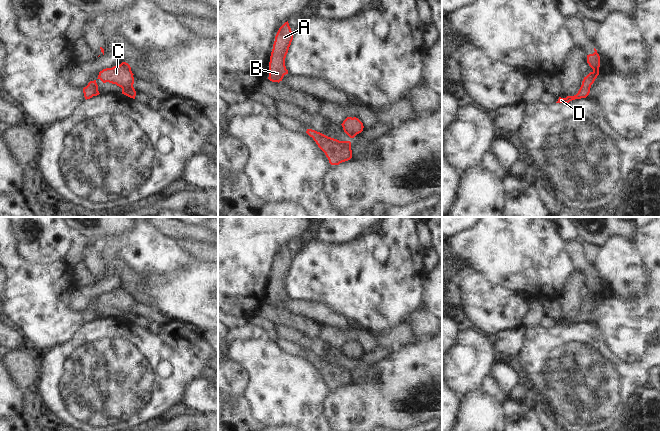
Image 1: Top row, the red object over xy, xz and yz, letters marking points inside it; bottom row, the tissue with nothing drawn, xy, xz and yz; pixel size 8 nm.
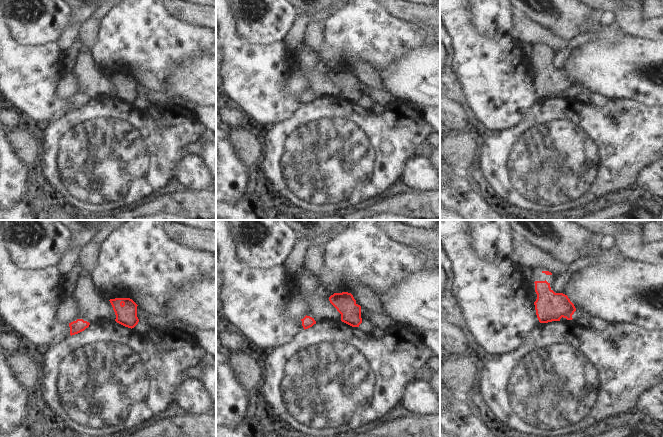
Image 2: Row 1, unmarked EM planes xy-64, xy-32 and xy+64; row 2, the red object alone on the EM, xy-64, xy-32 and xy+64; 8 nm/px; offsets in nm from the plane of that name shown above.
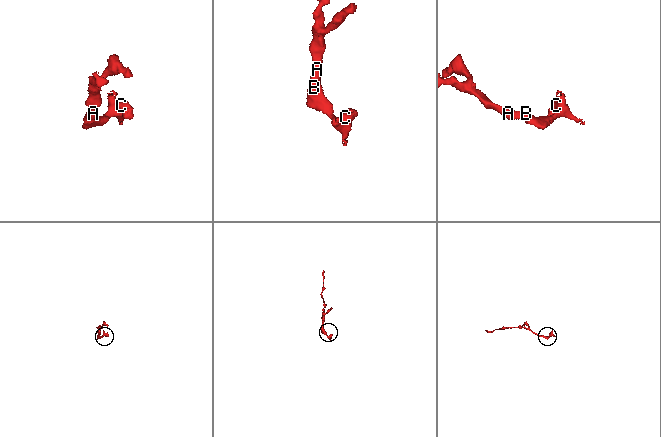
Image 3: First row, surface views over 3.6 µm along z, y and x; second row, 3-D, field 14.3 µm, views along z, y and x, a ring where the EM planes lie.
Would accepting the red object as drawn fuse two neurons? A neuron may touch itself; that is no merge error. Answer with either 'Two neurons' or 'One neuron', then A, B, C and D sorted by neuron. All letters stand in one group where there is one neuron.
One neuron. Groups: A B C D

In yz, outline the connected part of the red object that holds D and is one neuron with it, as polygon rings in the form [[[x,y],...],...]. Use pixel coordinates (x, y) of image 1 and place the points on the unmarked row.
[[[595,272],[594,275],[595,276],[593,278],[587,279],[587,287],[593,293],[593,295],[584,301],[578,317],[574,320],[567,320],[566,322],[559,321],[556,327],[569,327],[572,324],[586,322],[589,319],[591,309],[599,299],[600,291],[600,280]]]

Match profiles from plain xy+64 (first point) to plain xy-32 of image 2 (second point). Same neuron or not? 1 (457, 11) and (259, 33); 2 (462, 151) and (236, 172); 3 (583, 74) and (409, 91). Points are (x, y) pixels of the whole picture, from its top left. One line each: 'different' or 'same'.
1: different
2: different
3: same

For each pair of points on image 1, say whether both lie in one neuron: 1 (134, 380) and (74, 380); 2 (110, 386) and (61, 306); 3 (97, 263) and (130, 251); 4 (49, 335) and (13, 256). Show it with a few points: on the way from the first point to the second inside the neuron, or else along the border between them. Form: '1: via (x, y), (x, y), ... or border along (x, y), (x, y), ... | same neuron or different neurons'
1: via (119, 380), (89, 380) | same neuron
2: border along (85, 323), (70, 339), (58, 345) | different neurons
3: border along (105, 263), (102, 271) | different neurons
4: via (43, 315), (37, 299), (28, 290), (21, 276) | same neuron

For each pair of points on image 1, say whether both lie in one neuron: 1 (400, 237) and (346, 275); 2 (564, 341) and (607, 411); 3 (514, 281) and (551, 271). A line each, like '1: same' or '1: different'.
1: same
2: same
3: same

